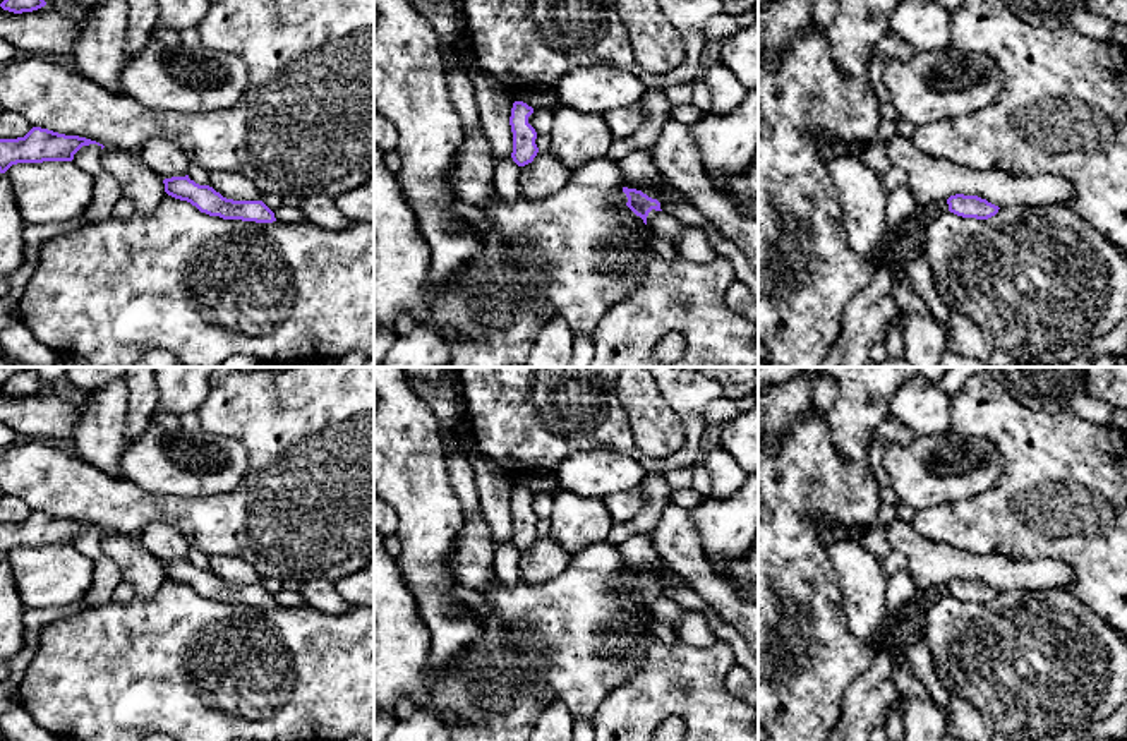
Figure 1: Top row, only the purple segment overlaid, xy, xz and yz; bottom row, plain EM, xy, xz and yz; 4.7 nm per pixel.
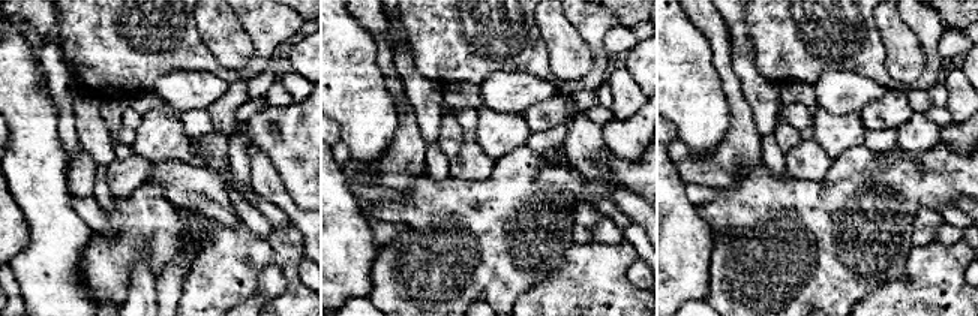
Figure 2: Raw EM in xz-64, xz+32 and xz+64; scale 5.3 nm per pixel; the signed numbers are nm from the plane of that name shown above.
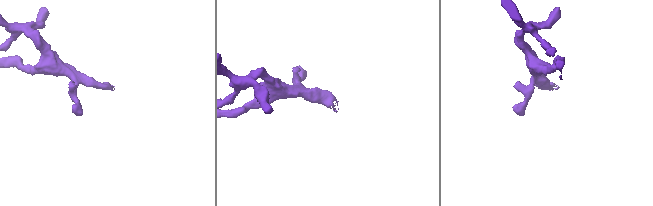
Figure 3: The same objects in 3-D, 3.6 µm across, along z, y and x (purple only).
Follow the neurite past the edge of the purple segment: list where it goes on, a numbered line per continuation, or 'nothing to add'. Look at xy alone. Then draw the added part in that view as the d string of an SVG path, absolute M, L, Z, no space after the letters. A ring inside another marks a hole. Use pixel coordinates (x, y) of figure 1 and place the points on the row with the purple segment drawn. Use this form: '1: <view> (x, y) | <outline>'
nothing to add

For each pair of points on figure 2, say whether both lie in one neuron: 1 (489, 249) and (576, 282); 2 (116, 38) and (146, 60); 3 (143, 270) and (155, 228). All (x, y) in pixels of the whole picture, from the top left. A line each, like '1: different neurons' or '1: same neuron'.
1: different neurons
2: same neuron
3: different neurons

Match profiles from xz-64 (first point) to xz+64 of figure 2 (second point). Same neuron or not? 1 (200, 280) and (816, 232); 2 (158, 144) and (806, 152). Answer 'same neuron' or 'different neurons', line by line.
1: different neurons
2: different neurons

